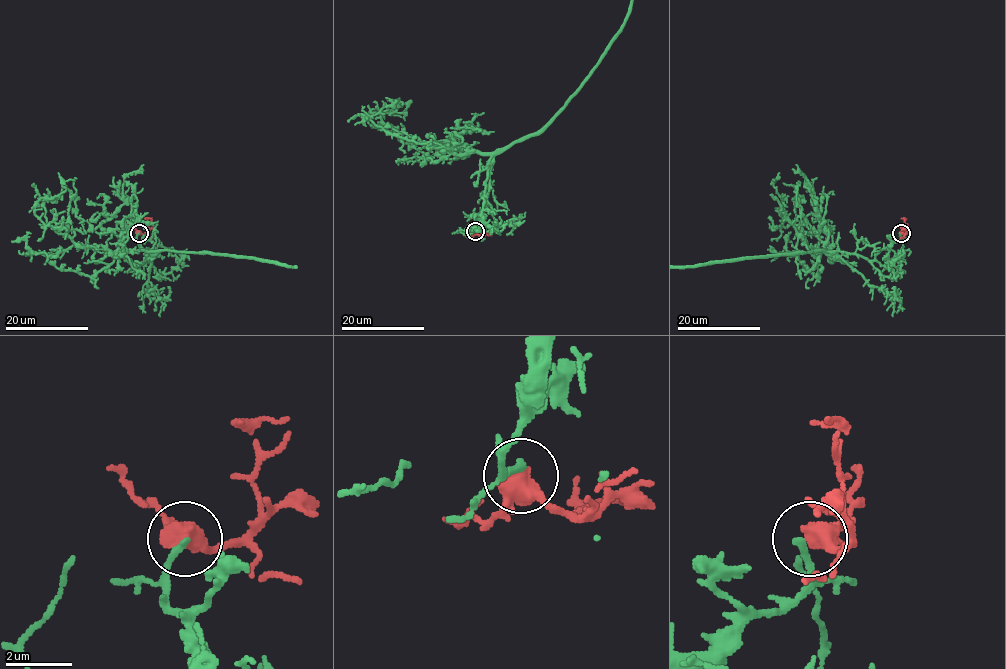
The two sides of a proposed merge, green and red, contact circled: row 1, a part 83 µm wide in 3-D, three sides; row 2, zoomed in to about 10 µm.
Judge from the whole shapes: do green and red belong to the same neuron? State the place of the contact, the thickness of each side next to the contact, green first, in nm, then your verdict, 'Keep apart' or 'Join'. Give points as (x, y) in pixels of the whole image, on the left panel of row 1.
Place: (139, 233). Thickness 200 nm (green) against 550 nm. Join

